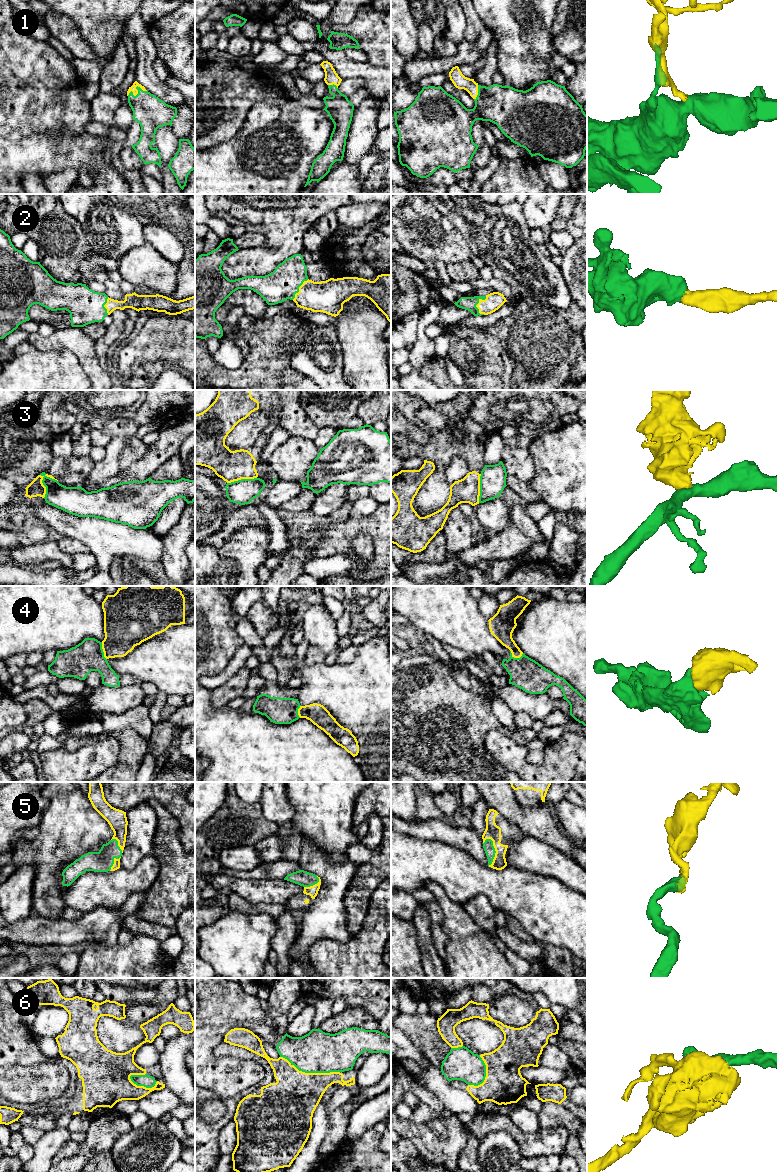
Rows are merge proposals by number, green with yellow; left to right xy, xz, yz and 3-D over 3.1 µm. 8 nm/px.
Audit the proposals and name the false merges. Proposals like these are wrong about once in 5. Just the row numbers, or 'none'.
3, 6

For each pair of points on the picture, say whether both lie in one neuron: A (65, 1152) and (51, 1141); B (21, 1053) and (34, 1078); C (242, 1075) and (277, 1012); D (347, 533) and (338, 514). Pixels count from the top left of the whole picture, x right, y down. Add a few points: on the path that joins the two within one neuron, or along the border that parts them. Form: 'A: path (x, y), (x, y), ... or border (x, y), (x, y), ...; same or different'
A: border (70, 1139), (51, 1161); different
B: border (49, 1060), (43, 1064), (10, 1065); different
C: border (265, 1012), (272, 1020), (275, 1031); different
D: border (327, 516), (341, 520), (350, 517); different

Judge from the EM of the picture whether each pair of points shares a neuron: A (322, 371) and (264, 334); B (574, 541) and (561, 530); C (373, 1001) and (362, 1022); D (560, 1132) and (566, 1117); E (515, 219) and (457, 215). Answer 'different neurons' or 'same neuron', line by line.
A: different neurons
B: same neuron
C: different neurons
D: different neurons
E: same neuron

